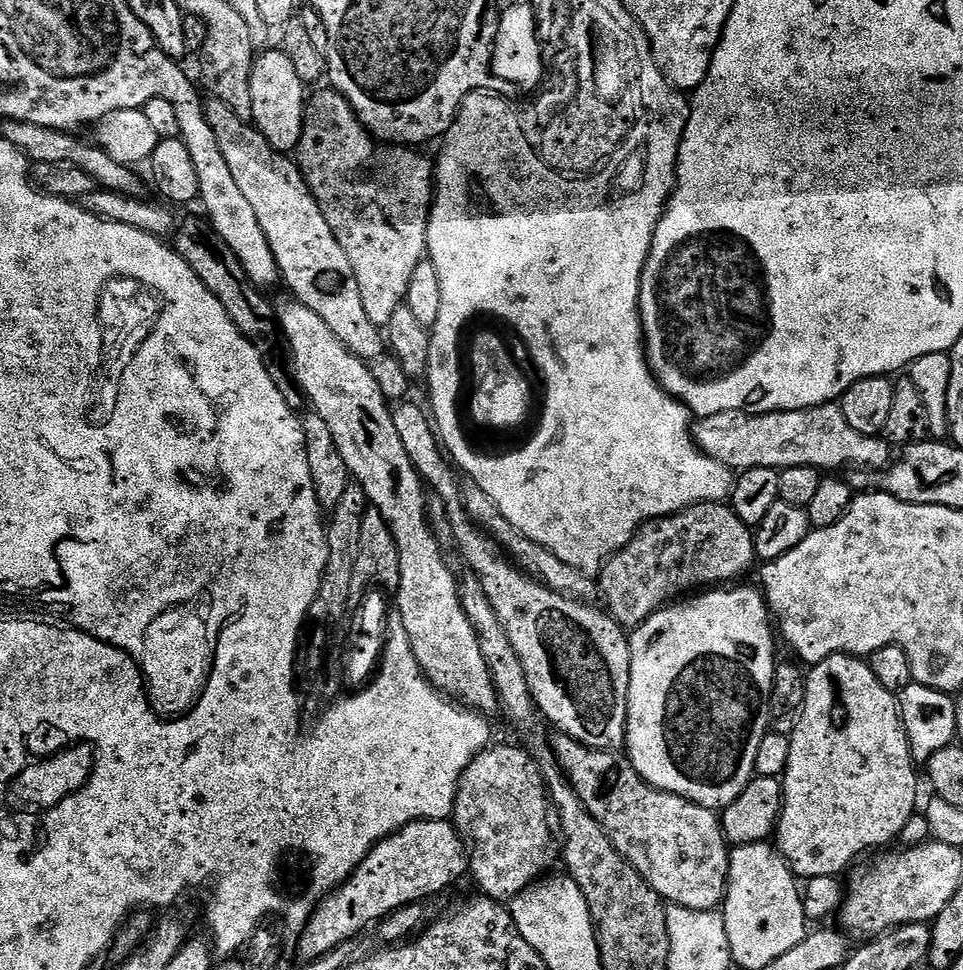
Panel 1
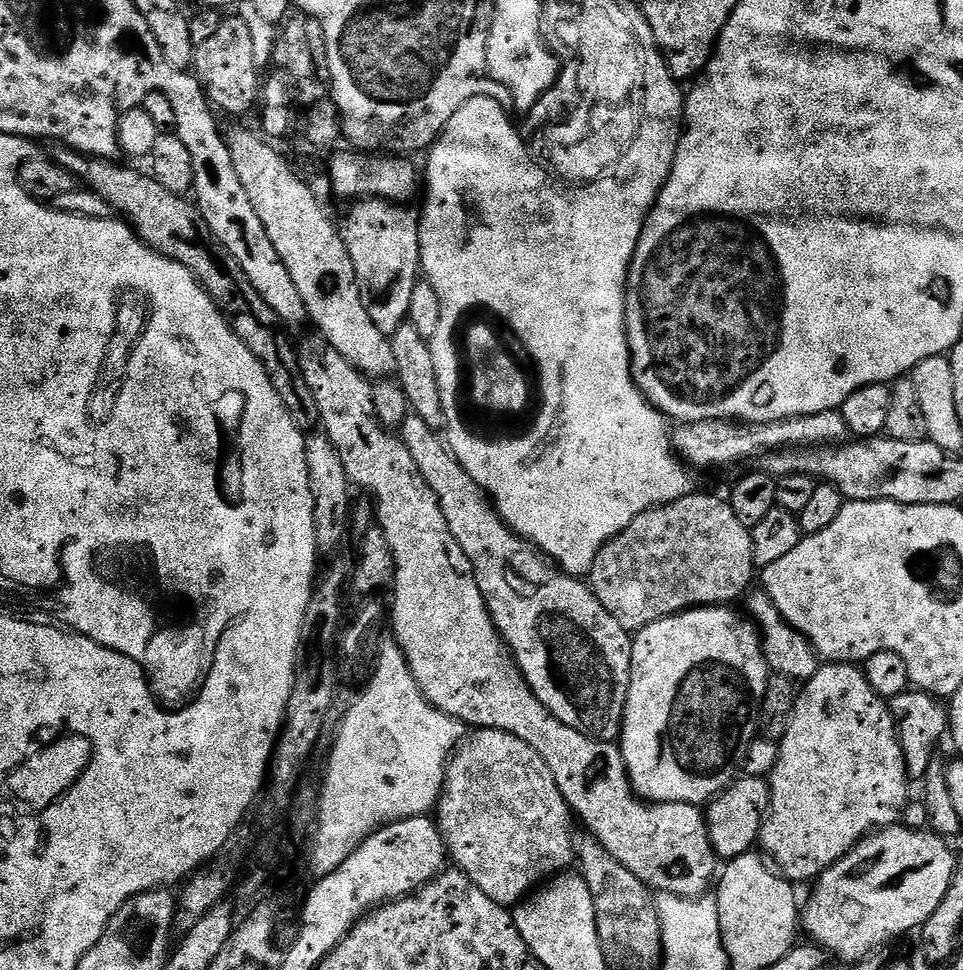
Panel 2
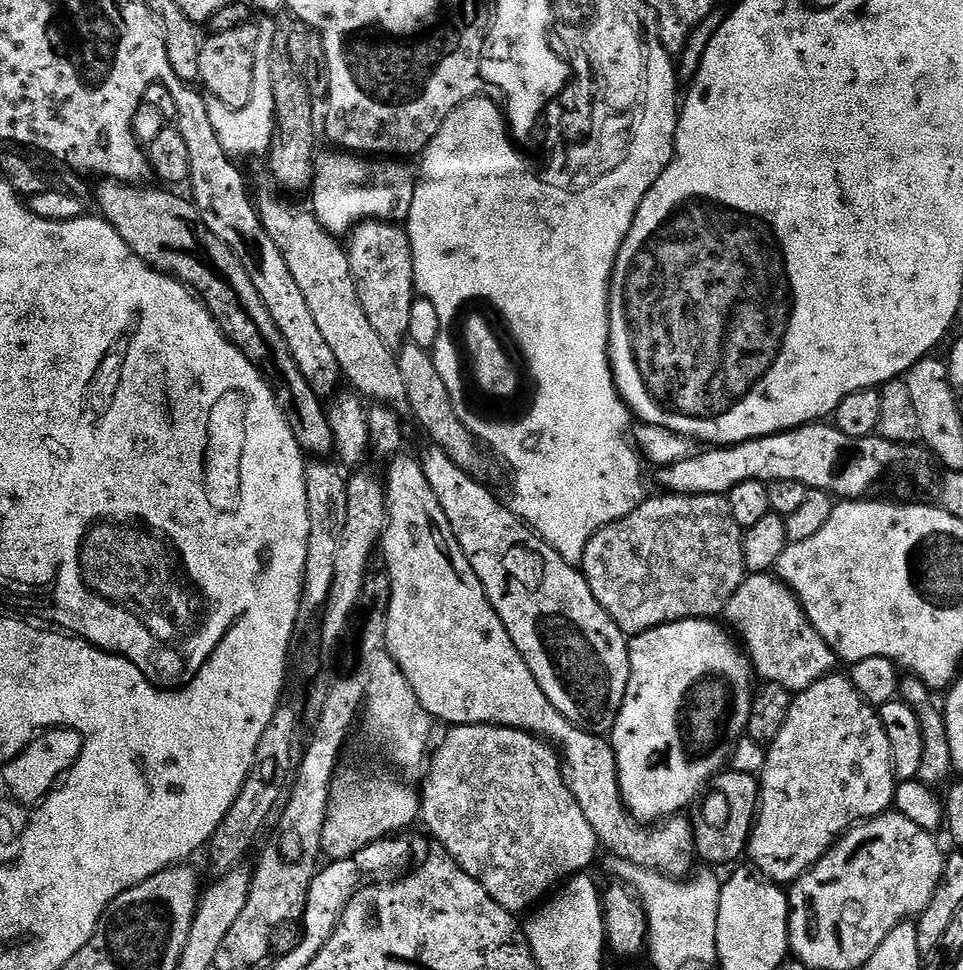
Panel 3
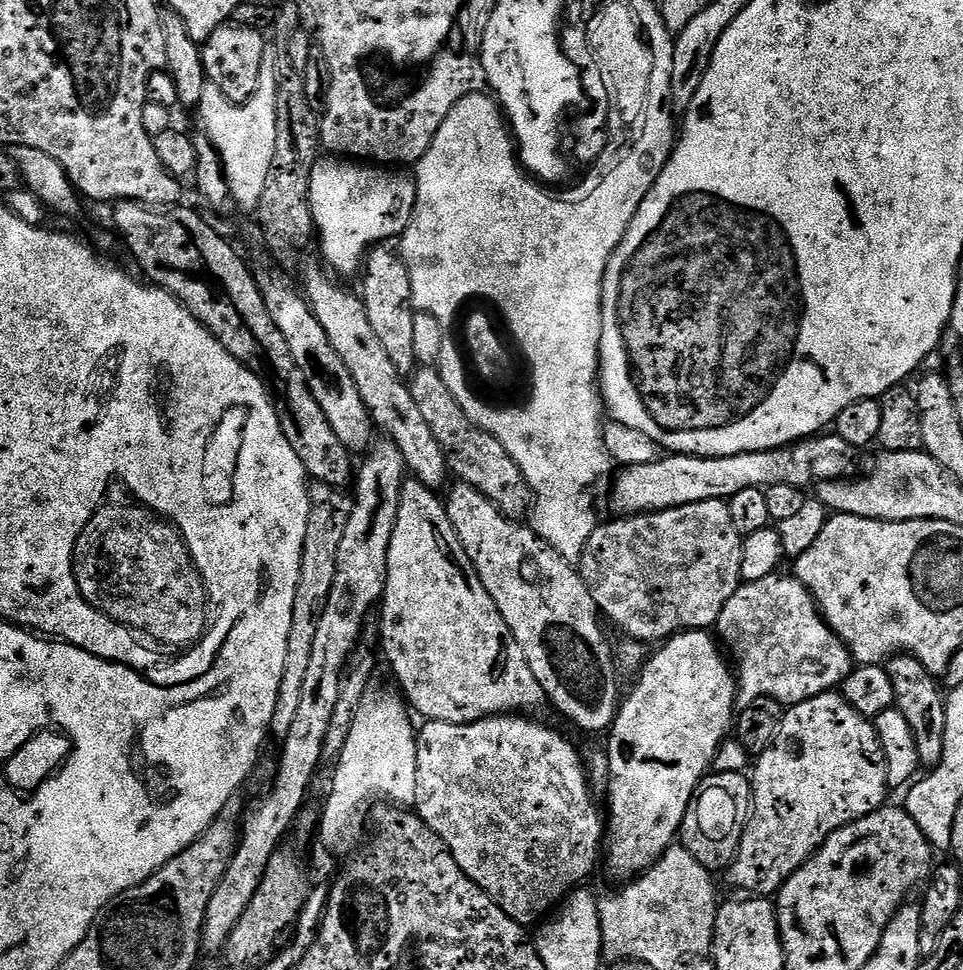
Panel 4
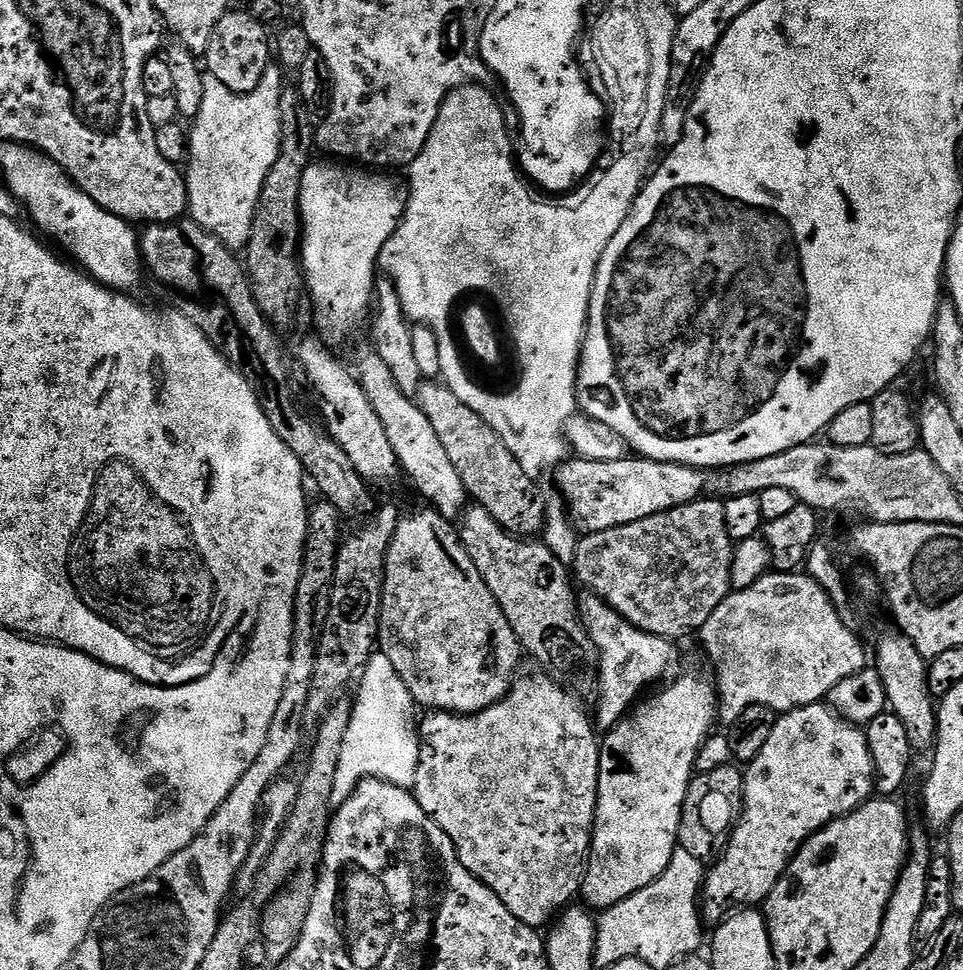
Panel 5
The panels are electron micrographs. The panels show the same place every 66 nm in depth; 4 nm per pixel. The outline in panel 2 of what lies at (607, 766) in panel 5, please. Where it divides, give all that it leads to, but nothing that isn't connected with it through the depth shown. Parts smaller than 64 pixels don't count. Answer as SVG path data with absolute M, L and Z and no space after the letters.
M713 606L711 608L692 608L689 612L679 612L676 616L667 616L650 626L635 633L632 642L632 661L630 662L630 686L624 707L624 722L620 726L618 743L628 777L635 789L637 797L654 804L694 804L707 805L716 799L723 789L736 783L744 771L746 754L750 754L750 746L758 738L762 728L762 709L764 695L768 685L770 669L768 659L764 656L764 645L760 639L759 631L751 619L739 616L728 606Z

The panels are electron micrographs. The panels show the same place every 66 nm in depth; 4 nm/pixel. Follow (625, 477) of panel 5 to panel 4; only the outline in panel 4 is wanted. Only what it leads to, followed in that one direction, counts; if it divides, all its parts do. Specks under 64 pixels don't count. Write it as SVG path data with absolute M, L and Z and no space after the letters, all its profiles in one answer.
M817 434L807 440L797 440L787 448L733 456L687 456L681 452L664 454L654 462L629 464L619 469L620 477L612 484L612 508L616 511L613 513L623 518L639 516L642 512L690 506L694 502L729 501L734 494L738 494L738 490L765 489L772 484L807 489L821 480L851 477L857 471L856 456L857 449L842 442L842 438L835 434Z

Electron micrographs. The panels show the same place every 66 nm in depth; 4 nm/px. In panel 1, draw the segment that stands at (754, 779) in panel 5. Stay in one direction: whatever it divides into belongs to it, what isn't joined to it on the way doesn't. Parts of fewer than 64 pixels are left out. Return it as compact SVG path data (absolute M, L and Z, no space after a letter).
M834 654L834 655L833 655L833 656L831 656L831 657L830 657L830 658L826 658L826 659L825 659L825 660L824 660L824 661L822 661L822 663L821 663L821 664L817 664L817 665L815 665L815 667L813 667L813 668L812 668L812 669L811 669L811 671L809 671L809 672L808 672L808 673L807 673L807 678L808 678L808 681L807 681L807 682L806 682L806 702L805 702L805 703L804 703L804 709L803 709L803 710L802 710L802 718L798 718L798 726L797 726L797 727L796 727L796 729L794 729L794 730L793 730L793 731L792 731L792 734L791 734L791 737L790 737L790 762L786 762L786 770L785 770L785 771L784 771L784 774L783 774L783 777L782 777L782 783L783 783L783 785L784 785L784 805L783 805L783 806L782 806L782 810L781 810L781 811L780 811L780 821L778 821L778 823L777 823L777 824L776 824L776 831L775 831L775 833L774 833L774 844L775 844L775 847L776 847L776 848L777 848L777 849L778 849L778 851L779 851L779 853L780 853L780 855L781 855L781 856L783 856L783 858L784 858L784 861L785 861L785 862L787 862L787 864L788 864L788 867L789 867L789 868L791 868L791 869L792 869L792 875L793 875L793 876L795 876L795 877L797 877L797 878L803 878L803 879L804 879L804 880L805 880L805 881L809 881L809 880L812 880L812 879L814 879L814 878L826 878L826 877L827 877L827 876L832 876L832 877L839 877L839 876L840 876L840 875L841 875L841 873L840 873L840 872L844 872L844 871L846 871L846 870L847 870L847 868L848 868L848 867L850 867L850 866L851 866L851 864L852 864L852 863L854 863L854 862L855 862L855 860L856 860L856 859L858 859L858 858L859 858L859 856L860 856L860 855L862 855L862 854L863 854L863 852L864 852L864 851L866 851L866 850L867 850L867 848L880 848L880 847L881 847L881 848L880 848L880 849L883 849L883 848L884 848L884 847L885 847L885 846L888 846L888 845L884 845L884 846L883 846L883 844L888 844L888 843L890 843L890 842L891 842L891 840L892 840L892 839L893 839L893 840L894 840L894 841L895 841L895 840L896 840L896 839L897 839L897 837L899 837L899 835L900 835L900 832L901 832L901 831L902 831L902 830L903 830L903 827L904 827L904 826L906 826L906 822L909 822L909 821L910 821L910 818L911 818L911 816L912 816L912 815L914 815L914 814L916 814L916 813L917 813L917 812L918 812L918 804L917 804L917 806L916 806L916 771L918 771L918 768L917 768L917 765L916 765L916 764L915 764L915 763L914 763L914 761L913 761L913 759L912 759L912 755L911 755L911 754L910 754L910 746L909 746L909 745L908 745L908 739L907 739L907 738L906 738L906 730L905 730L905 729L904 729L904 727L903 727L903 726L902 726L902 718L901 718L901 717L900 717L900 706L899 706L899 703L898 703L898 700L897 700L897 697L896 697L896 696L895 696L895 695L894 695L894 693L892 693L892 692L891 692L891 691L890 691L890 690L886 690L886 686L882 686L882 682L878 682L878 678L874 678L874 670L870 670L870 666L869 666L869 665L868 665L868 661L867 661L867 659L864 659L864 658L861 658L861 657L859 657L859 656L847 656L847 655L846 655L846 654Z

